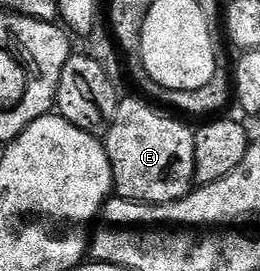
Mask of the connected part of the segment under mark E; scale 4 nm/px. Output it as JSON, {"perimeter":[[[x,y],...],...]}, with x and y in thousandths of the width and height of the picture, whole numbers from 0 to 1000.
{"perimeter":[[[465,362],[450,376],[446,428],[431,435],[408,509],[396,517],[396,535],[423,579],[431,686],[458,731],[508,734],[523,749],[665,749],[704,734],[727,705],[742,701],[754,653],[754,598],[746,594],[754,502],[742,472],[735,465],[723,472],[704,454],[704,446],[712,450],[704,435],[665,432],[658,421],[604,402],[581,376],[538,365]]]}

